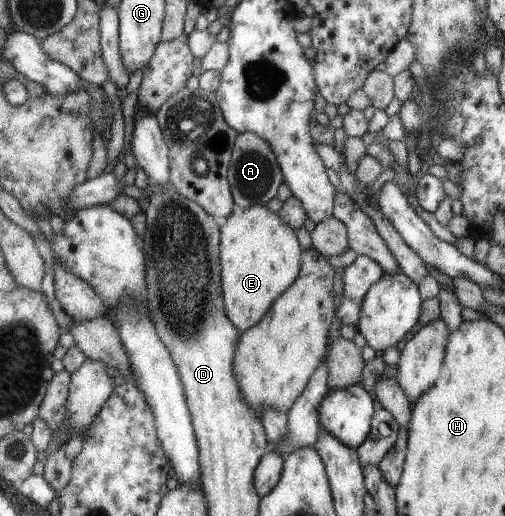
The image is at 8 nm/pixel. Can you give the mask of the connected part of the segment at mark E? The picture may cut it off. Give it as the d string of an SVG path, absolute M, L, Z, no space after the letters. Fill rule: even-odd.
M262 205L247 206L237 214L229 213L222 225L219 243L221 244L219 263L222 266L223 303L227 303L227 315L231 315L231 323L234 323L239 331L249 330L269 310L271 302L297 278L299 271L297 259L302 251L297 245L291 226L283 223L276 213L269 213Z

